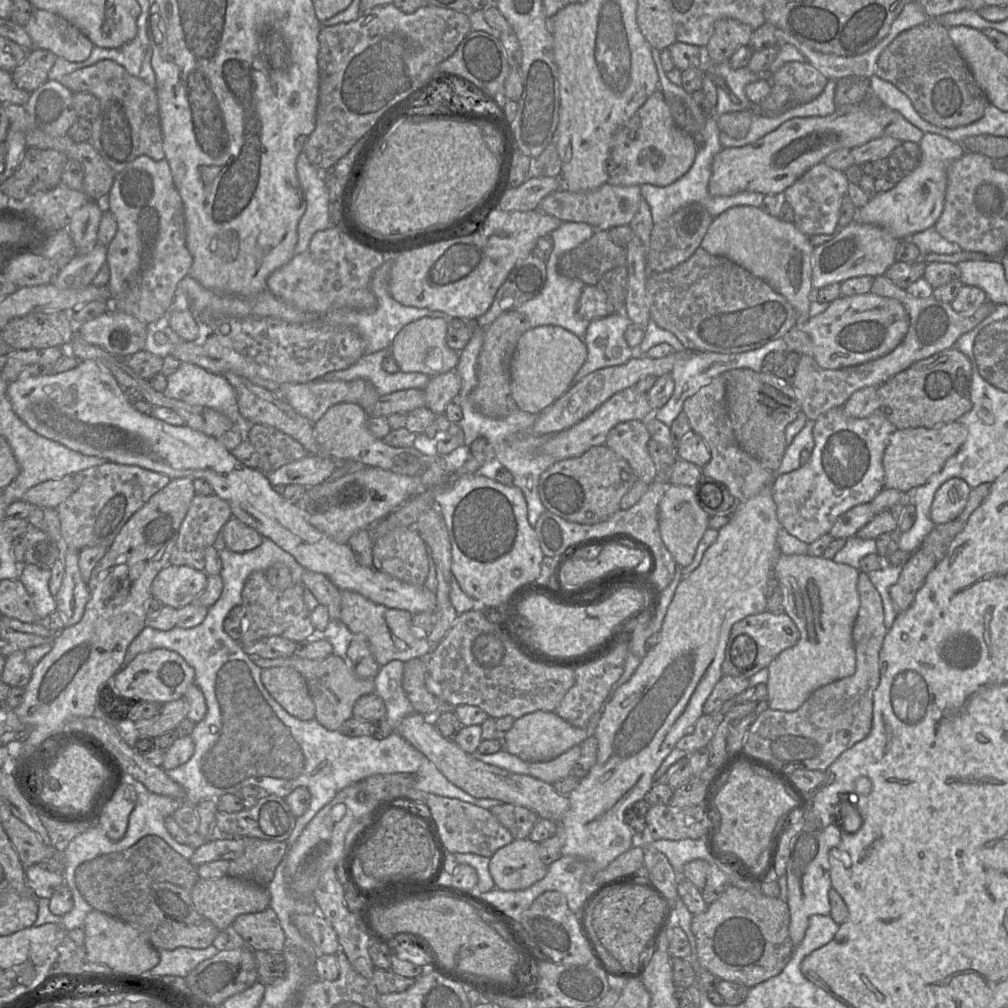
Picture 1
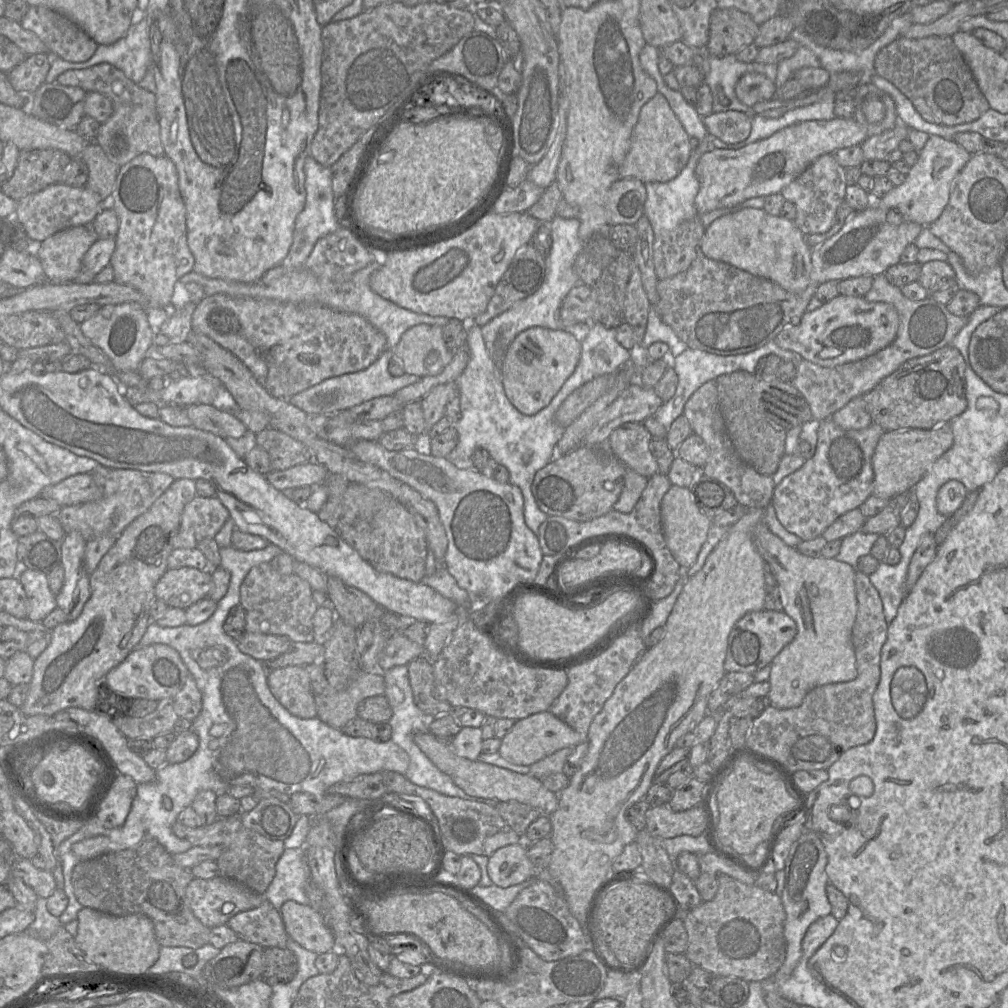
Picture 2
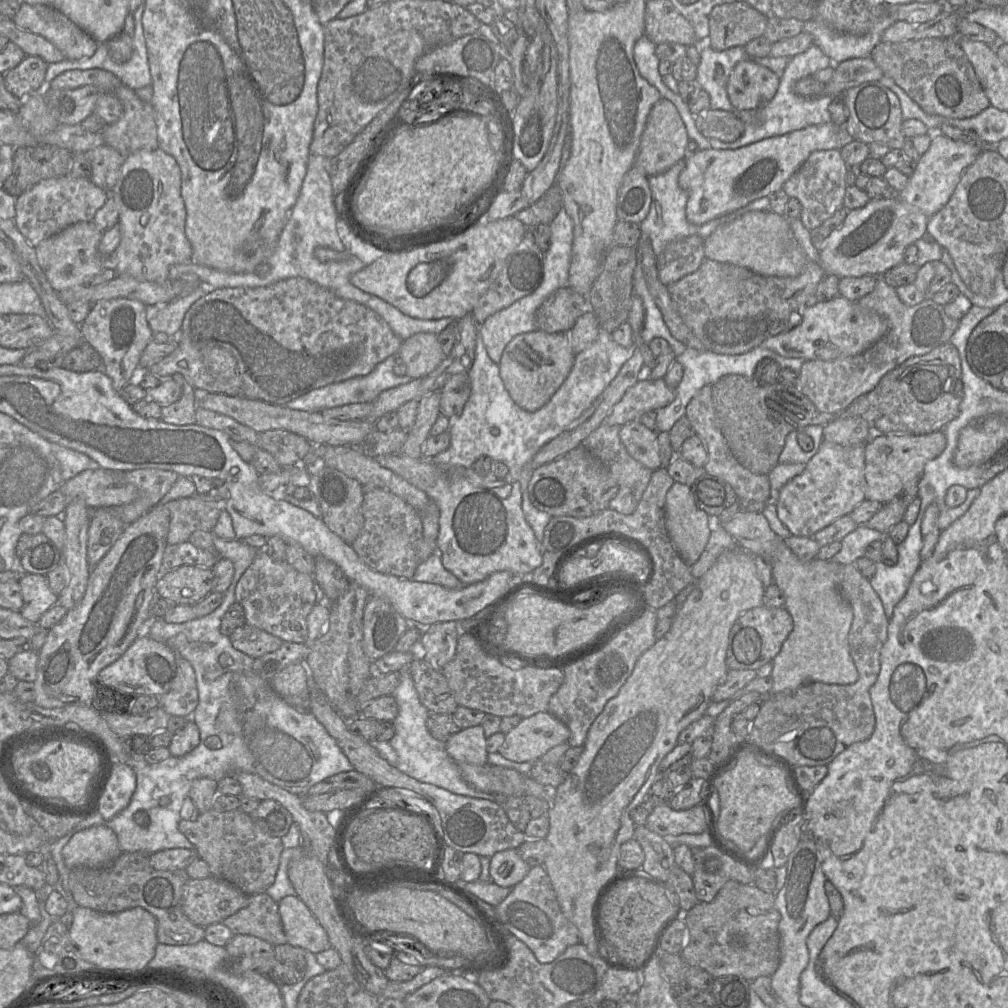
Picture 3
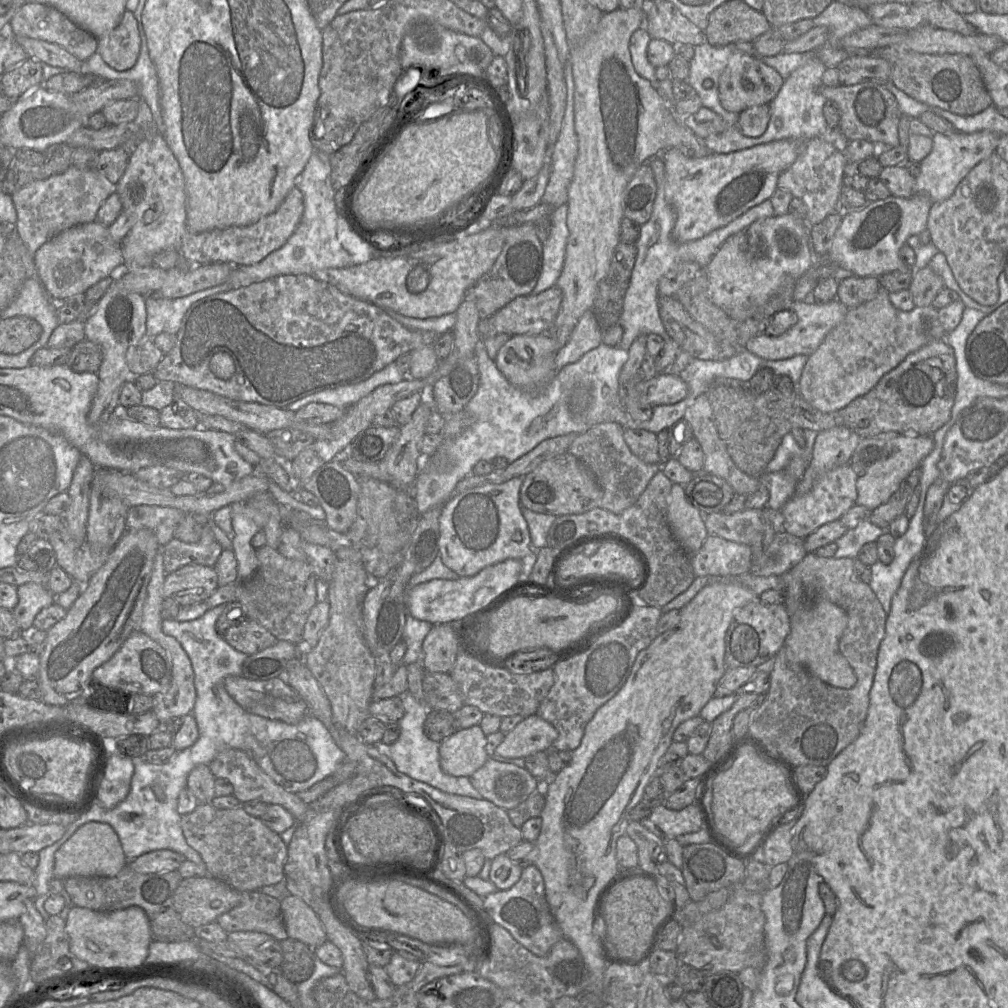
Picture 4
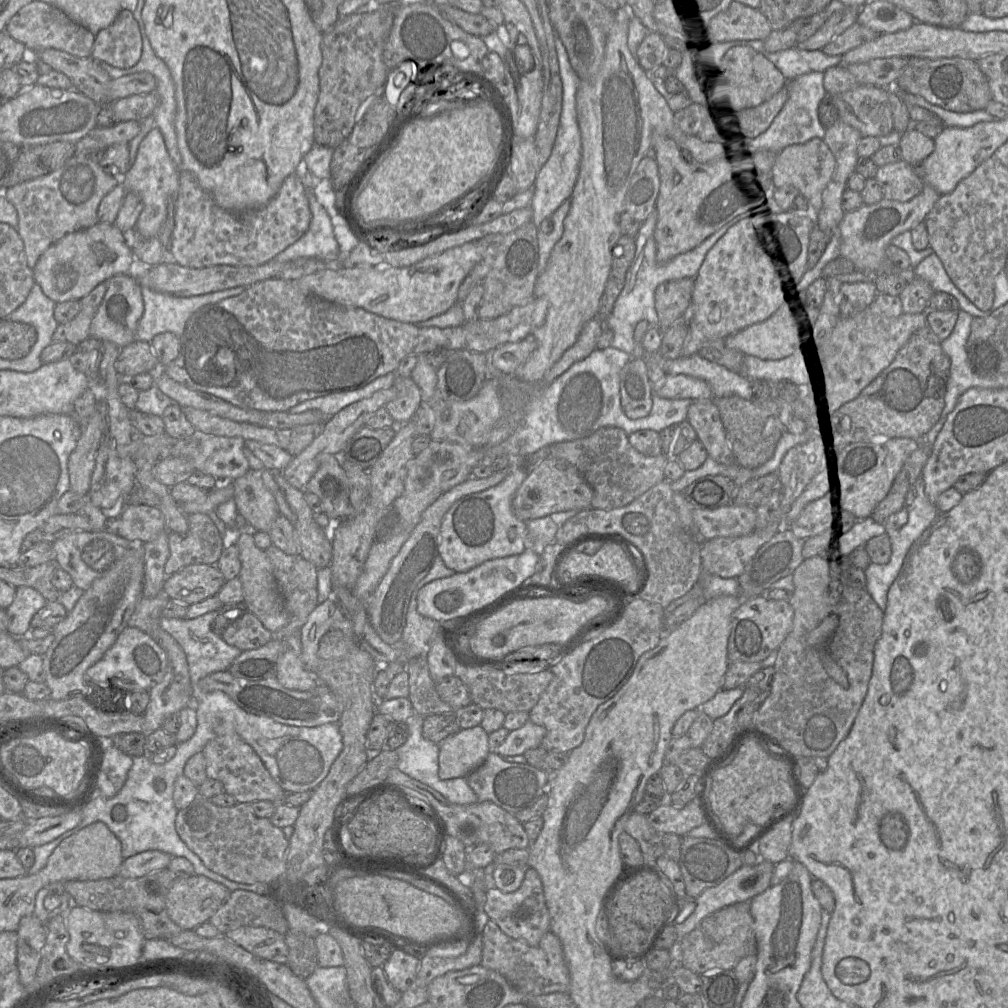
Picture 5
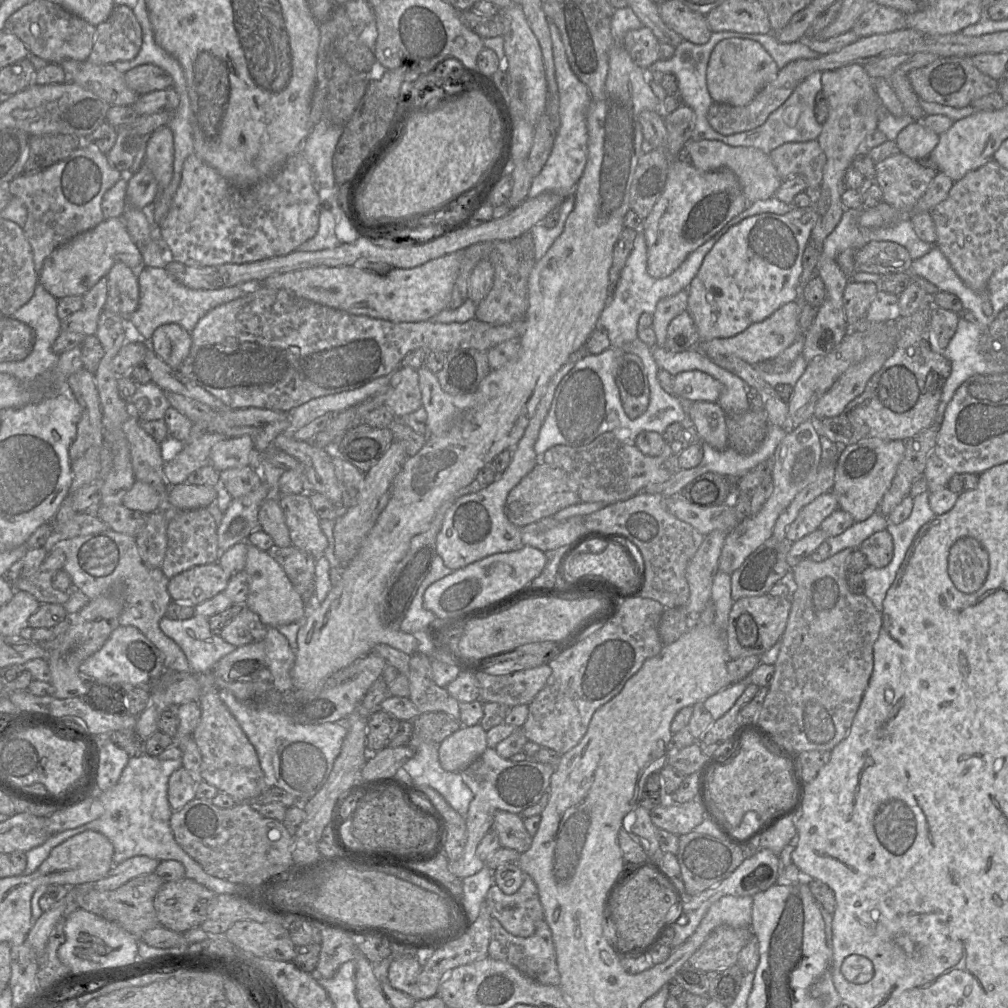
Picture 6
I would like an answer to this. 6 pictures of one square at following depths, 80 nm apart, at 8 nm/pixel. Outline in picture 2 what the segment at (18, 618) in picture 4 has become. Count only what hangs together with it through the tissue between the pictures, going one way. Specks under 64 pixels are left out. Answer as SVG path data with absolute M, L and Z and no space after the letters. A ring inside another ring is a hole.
M21 568L16 577L27 596L27 618L33 622L42 622L57 607L56 595L49 588L48 575Z

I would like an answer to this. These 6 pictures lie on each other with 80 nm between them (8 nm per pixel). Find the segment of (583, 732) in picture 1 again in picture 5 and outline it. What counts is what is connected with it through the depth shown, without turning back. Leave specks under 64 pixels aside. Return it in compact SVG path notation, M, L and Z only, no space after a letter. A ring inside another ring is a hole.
M528 720L522 727L509 732L497 748L500 756L523 755L527 750L541 746L546 728Z

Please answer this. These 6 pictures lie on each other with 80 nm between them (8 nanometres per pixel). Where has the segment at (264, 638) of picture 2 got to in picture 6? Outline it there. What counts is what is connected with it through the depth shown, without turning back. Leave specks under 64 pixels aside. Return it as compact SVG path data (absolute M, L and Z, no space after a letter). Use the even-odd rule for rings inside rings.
M245 608L221 630L220 637L239 647L263 641L267 628L256 613Z

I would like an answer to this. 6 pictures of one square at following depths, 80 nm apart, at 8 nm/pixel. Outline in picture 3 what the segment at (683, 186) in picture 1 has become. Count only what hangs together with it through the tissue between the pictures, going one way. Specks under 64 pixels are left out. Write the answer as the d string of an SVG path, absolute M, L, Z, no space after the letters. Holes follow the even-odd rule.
M684 160L676 163L672 168L663 174L649 177L649 186L652 193L652 203L646 219L640 224L641 240L649 240L656 256L660 255L665 247L672 241L697 235L702 239L709 237L719 226L728 224L744 214L752 211L770 211L769 197L756 199L744 207L715 218L703 225L693 225L686 218L686 204L688 194L678 183L678 178L685 168Z

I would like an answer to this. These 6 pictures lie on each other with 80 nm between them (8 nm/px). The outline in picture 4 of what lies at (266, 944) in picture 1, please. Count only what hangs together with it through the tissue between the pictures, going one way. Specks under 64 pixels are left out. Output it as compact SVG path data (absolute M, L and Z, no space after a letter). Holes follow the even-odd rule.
M260 891L240 893L240 904L216 920L228 934L254 931L268 934L278 941L288 938L279 899Z

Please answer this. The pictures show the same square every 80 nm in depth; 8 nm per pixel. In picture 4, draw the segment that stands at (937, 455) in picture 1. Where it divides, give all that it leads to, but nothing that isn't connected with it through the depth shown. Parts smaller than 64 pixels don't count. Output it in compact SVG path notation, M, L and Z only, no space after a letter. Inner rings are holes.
M900 434L862 438L849 460L849 465L857 476L856 504L873 511L886 503L908 475L921 466L933 448L932 435Z

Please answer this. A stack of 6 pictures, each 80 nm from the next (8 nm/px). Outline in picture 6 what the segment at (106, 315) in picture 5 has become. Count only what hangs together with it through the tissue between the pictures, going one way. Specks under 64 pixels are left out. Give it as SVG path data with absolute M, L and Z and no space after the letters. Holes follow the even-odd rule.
M116 262L106 278L108 295L104 309L121 316L127 322L139 305L138 278L123 262Z

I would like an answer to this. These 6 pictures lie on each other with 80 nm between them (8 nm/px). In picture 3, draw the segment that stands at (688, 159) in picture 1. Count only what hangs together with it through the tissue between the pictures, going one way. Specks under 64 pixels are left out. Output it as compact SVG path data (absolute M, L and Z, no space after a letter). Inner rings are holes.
M662 97L655 103L648 115L634 166L648 177L663 174L685 159L689 141L685 124L677 108L671 101Z

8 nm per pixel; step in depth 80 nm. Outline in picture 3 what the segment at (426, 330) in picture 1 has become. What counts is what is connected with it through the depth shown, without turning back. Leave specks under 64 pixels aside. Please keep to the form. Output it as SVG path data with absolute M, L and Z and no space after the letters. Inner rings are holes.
M417 333L404 340L396 355L403 360L406 375L412 379L431 373L446 358L438 335L432 333Z

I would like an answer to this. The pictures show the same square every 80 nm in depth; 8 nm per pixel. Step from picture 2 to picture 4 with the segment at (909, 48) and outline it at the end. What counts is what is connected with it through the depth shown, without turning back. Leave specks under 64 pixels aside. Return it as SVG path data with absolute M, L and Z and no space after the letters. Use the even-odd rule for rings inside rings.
M884 47L870 54L877 54L886 59L891 67L890 82L919 102L960 116L972 116L993 105L981 74L969 56L922 54L890 47Z

